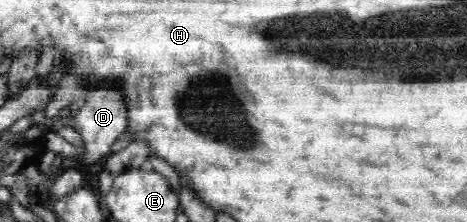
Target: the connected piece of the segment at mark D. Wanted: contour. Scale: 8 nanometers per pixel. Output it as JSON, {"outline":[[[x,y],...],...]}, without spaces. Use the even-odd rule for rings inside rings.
{"outline":[[[101,91],[91,92],[89,96],[83,99],[80,109],[74,117],[74,129],[77,129],[85,141],[85,155],[83,163],[95,163],[99,161],[105,153],[111,152],[113,143],[117,141],[119,135],[123,133],[124,126],[127,126],[127,111],[124,107],[122,95],[118,91]]]}

